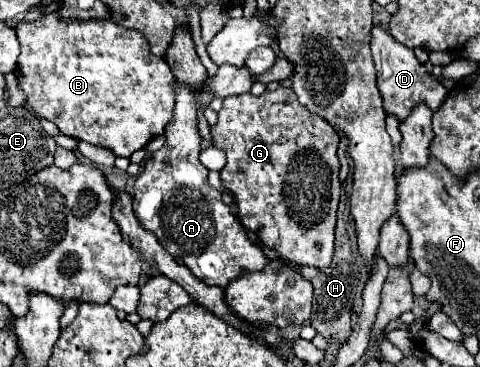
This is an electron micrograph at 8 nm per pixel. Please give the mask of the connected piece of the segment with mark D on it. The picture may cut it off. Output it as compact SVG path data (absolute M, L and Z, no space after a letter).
M374 26L372 30L372 56L378 72L378 88L384 98L384 110L396 114L400 120L404 120L410 112L412 106L424 102L428 104L434 112L442 106L448 90L430 76L430 72L424 68L424 64L418 62L414 52L400 42L396 42L388 32L384 32L380 26Z

